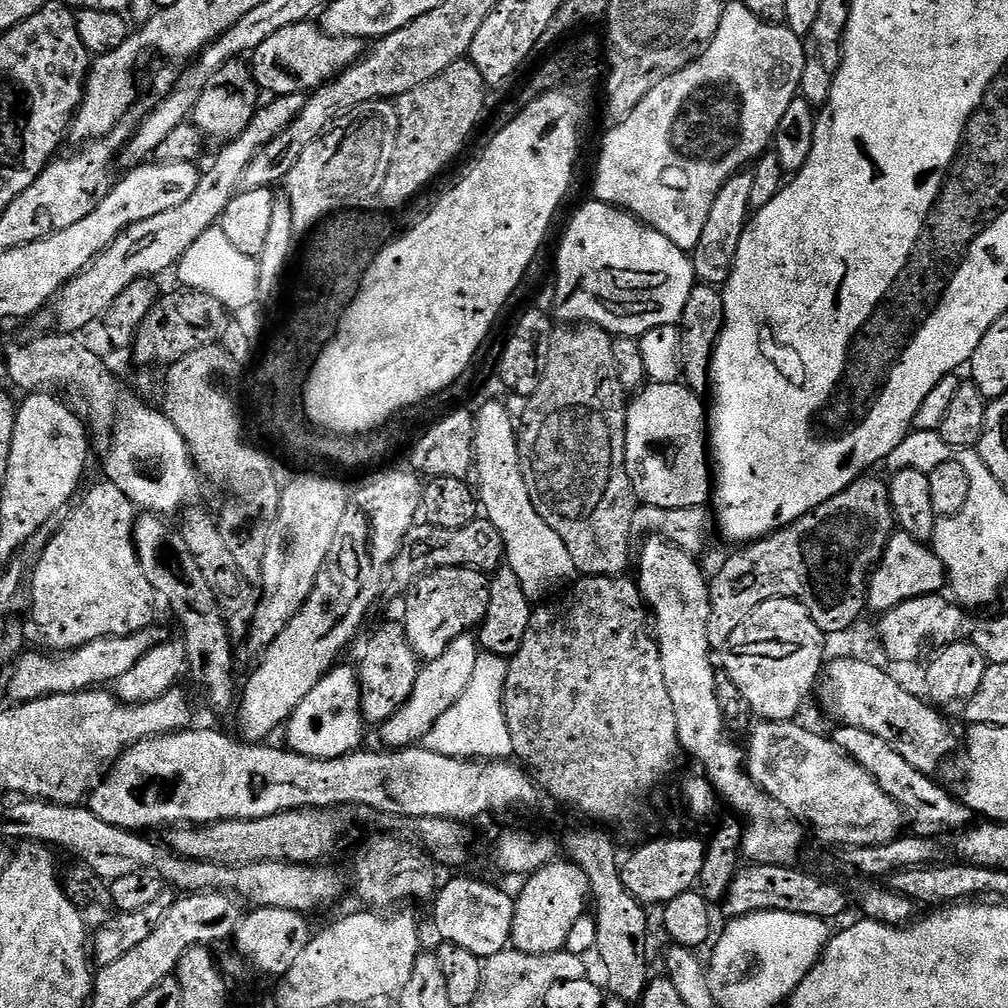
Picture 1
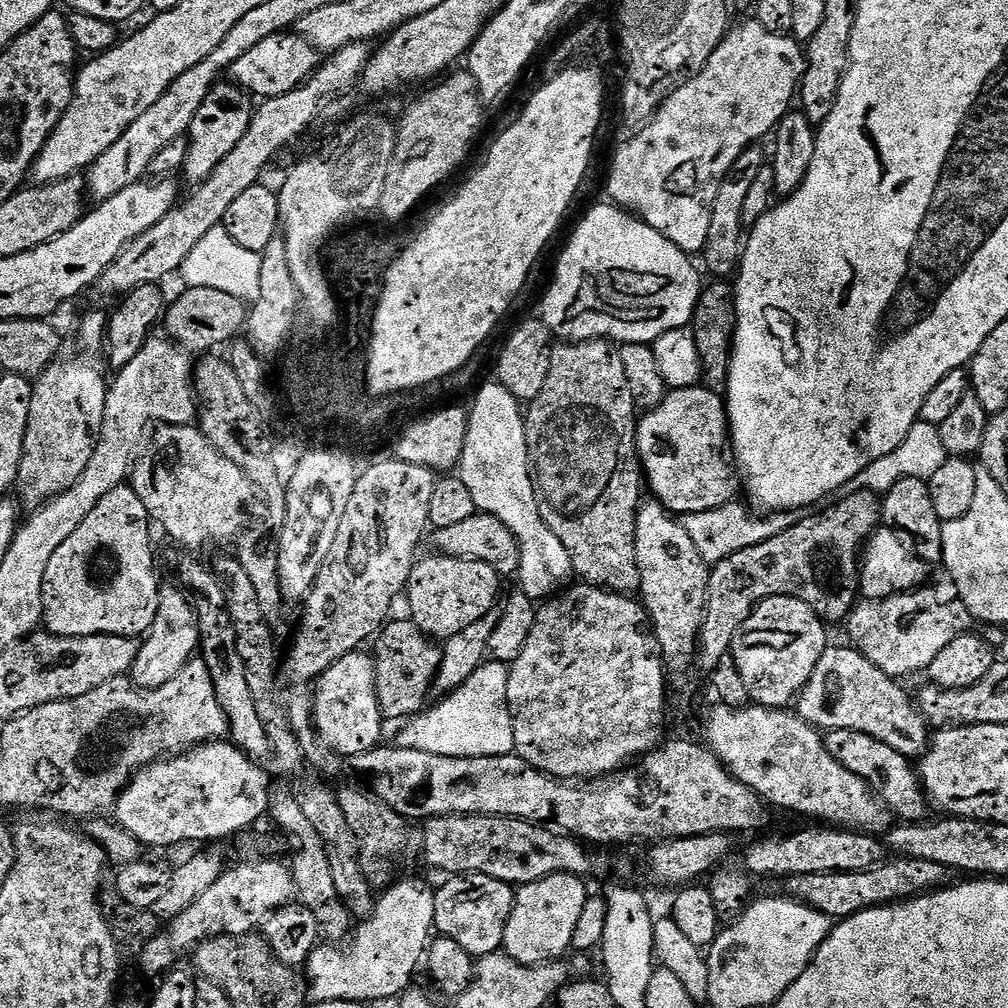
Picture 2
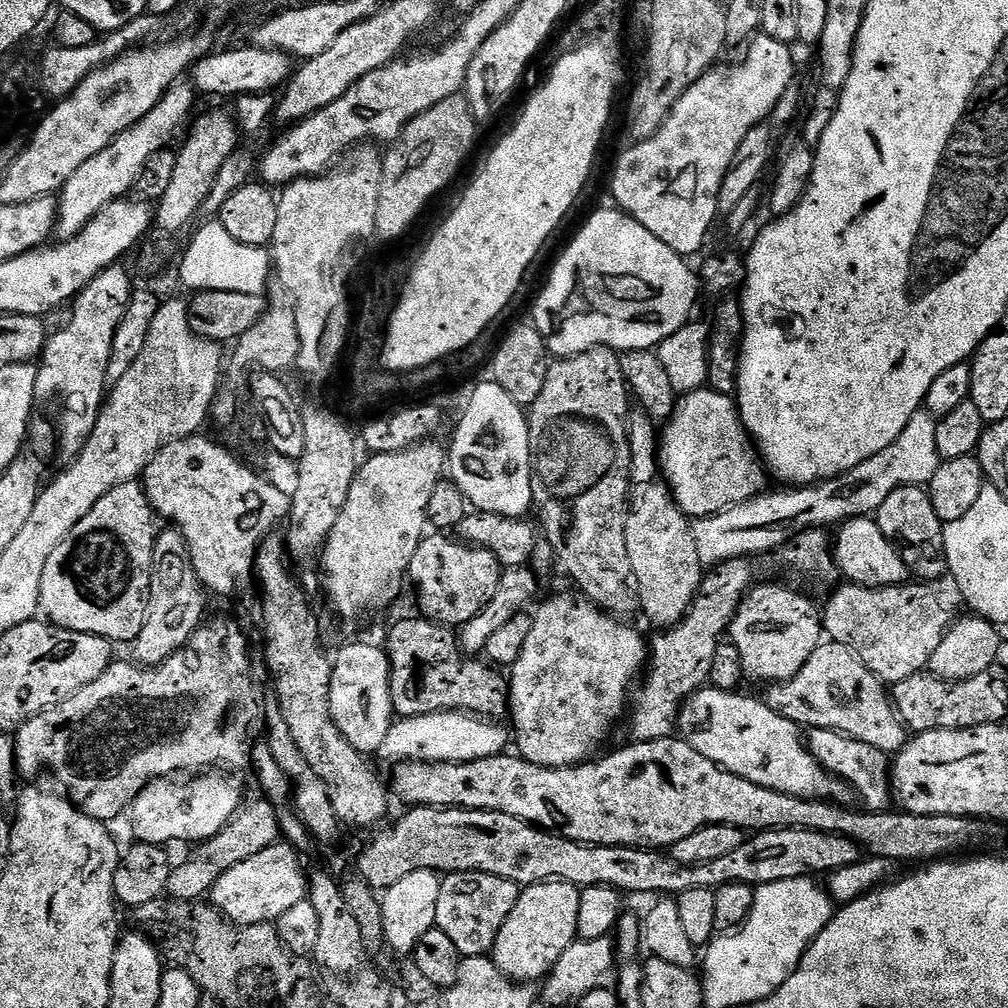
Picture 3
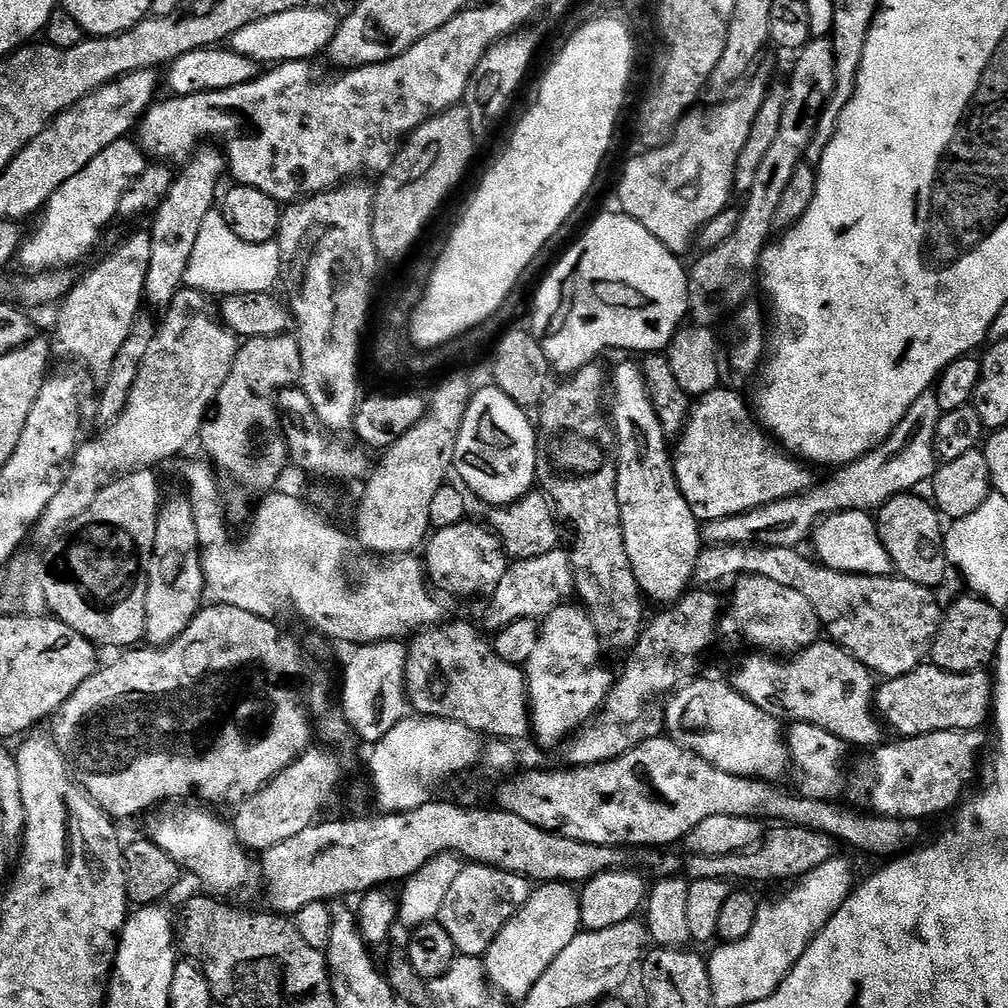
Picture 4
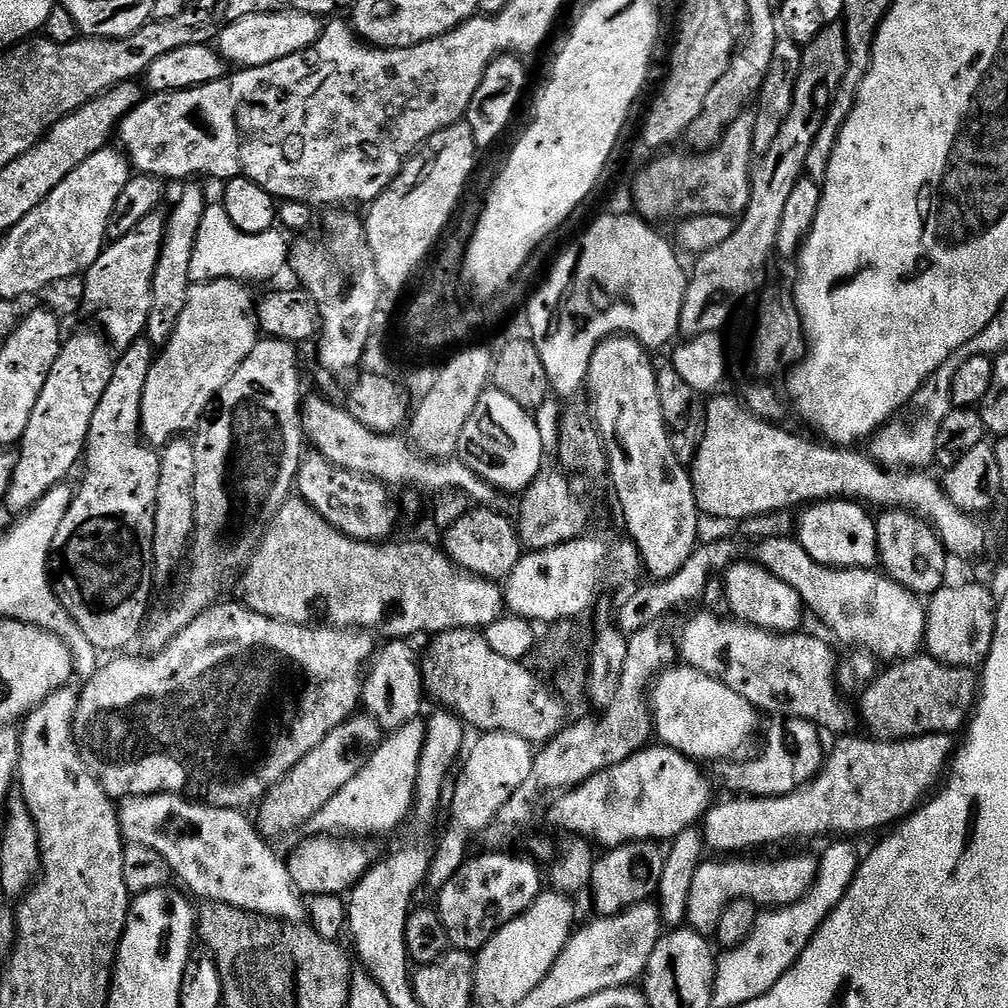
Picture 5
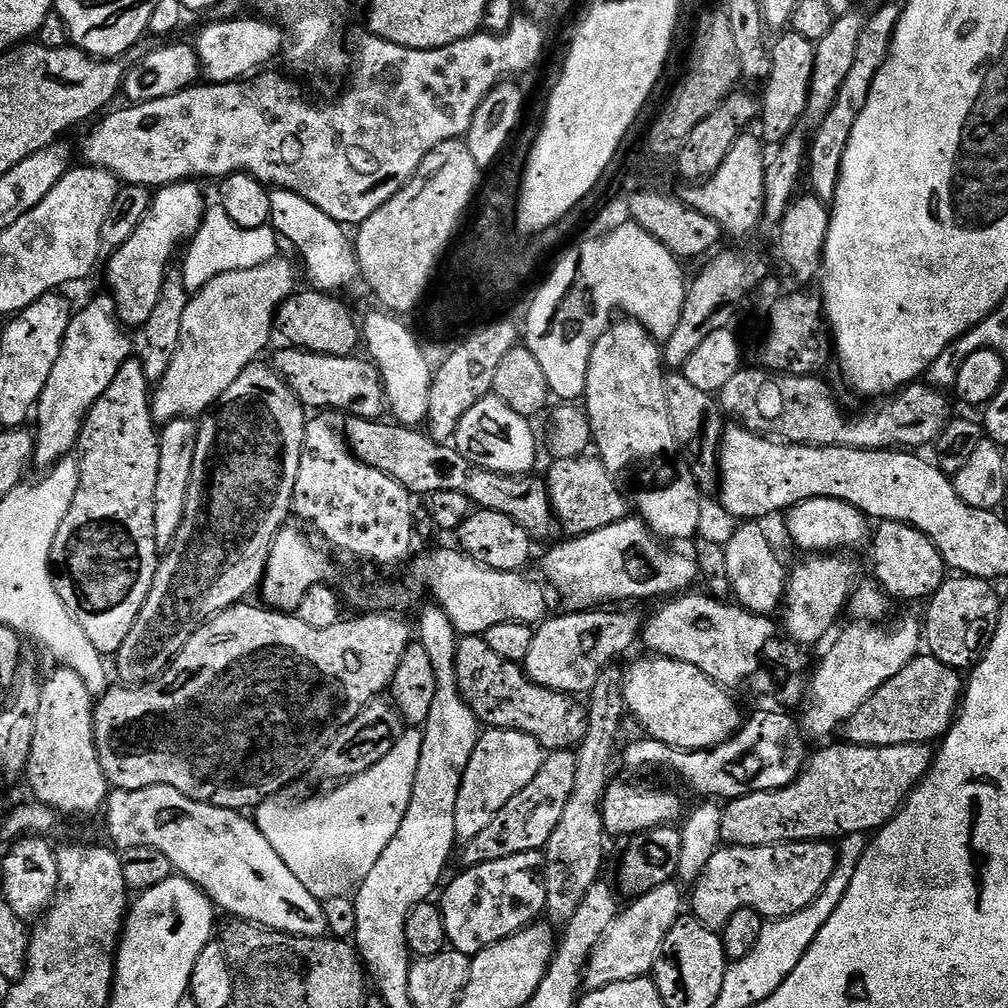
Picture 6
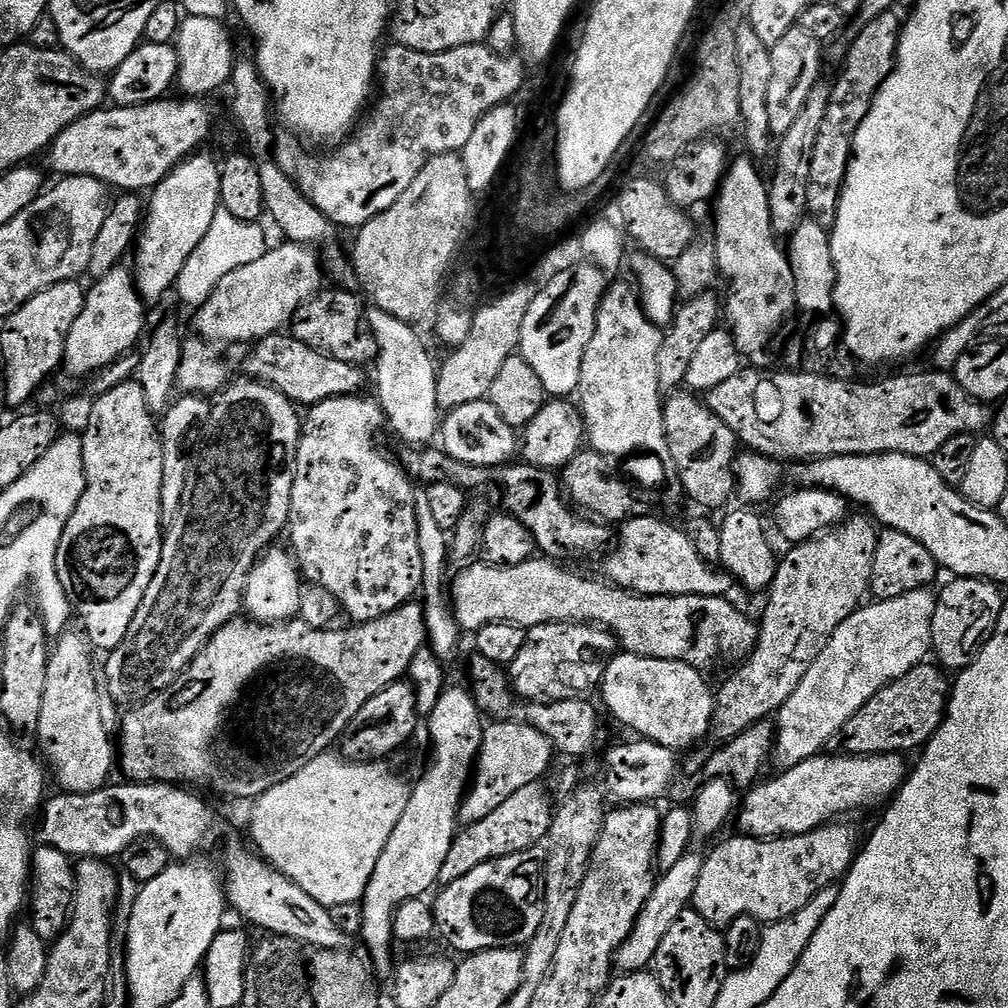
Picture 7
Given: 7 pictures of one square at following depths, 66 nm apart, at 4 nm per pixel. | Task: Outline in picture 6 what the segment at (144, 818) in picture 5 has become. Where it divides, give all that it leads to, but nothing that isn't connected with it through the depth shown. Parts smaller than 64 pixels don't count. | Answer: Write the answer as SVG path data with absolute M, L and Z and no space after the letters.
M146 786L146 790L117 788L109 791L108 803L102 809L103 816L108 836L117 849L150 846L154 850L162 850L162 854L170 858L173 869L191 884L200 887L200 891L207 894L221 913L229 912L229 917L291 936L323 937L328 932L323 903L310 894L310 890L306 890L298 878L294 878L294 870L282 862L278 850L274 850L274 846L266 842L266 834L258 830L255 819L248 817L247 820L243 811L203 804L170 786Z

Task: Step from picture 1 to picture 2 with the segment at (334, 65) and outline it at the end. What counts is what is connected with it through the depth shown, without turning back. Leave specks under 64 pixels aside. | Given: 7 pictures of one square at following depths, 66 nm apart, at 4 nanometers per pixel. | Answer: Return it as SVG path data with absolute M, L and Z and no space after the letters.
M289 30L275 32L270 38L262 38L258 46L246 50L246 54L242 54L242 58L232 64L230 76L253 97L267 98L294 90L303 80L307 80L321 63L321 53L313 48L312 43L295 31Z

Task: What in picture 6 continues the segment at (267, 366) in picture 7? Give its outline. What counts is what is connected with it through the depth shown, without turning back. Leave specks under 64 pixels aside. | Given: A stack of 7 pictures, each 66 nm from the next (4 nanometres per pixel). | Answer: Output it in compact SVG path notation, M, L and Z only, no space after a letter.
M284 346L276 356L274 367L305 409L333 408L336 412L344 412L343 414L357 416L363 420L379 420L386 412L384 383L380 378L380 369L372 360L359 360L358 357L356 354L327 356L321 352L306 352L302 348Z

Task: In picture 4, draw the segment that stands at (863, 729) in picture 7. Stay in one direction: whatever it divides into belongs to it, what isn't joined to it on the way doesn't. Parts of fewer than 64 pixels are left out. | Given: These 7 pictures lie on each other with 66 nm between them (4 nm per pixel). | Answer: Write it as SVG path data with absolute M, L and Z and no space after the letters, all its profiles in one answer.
M931 662L919 664L910 674L885 679L881 684L884 685L874 692L874 711L900 738L979 729L994 700L994 680L987 671L947 672Z

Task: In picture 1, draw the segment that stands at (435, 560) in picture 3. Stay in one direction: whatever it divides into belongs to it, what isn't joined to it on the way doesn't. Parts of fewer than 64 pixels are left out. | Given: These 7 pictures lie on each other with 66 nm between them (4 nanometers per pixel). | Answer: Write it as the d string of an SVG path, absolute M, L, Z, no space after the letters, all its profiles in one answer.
M476 568L436 569L412 584L407 589L406 596L408 596L408 601L404 604L404 617L402 617L404 633L414 650L416 659L427 662L440 658L456 638L479 629L483 624L490 606L490 580L484 572Z

